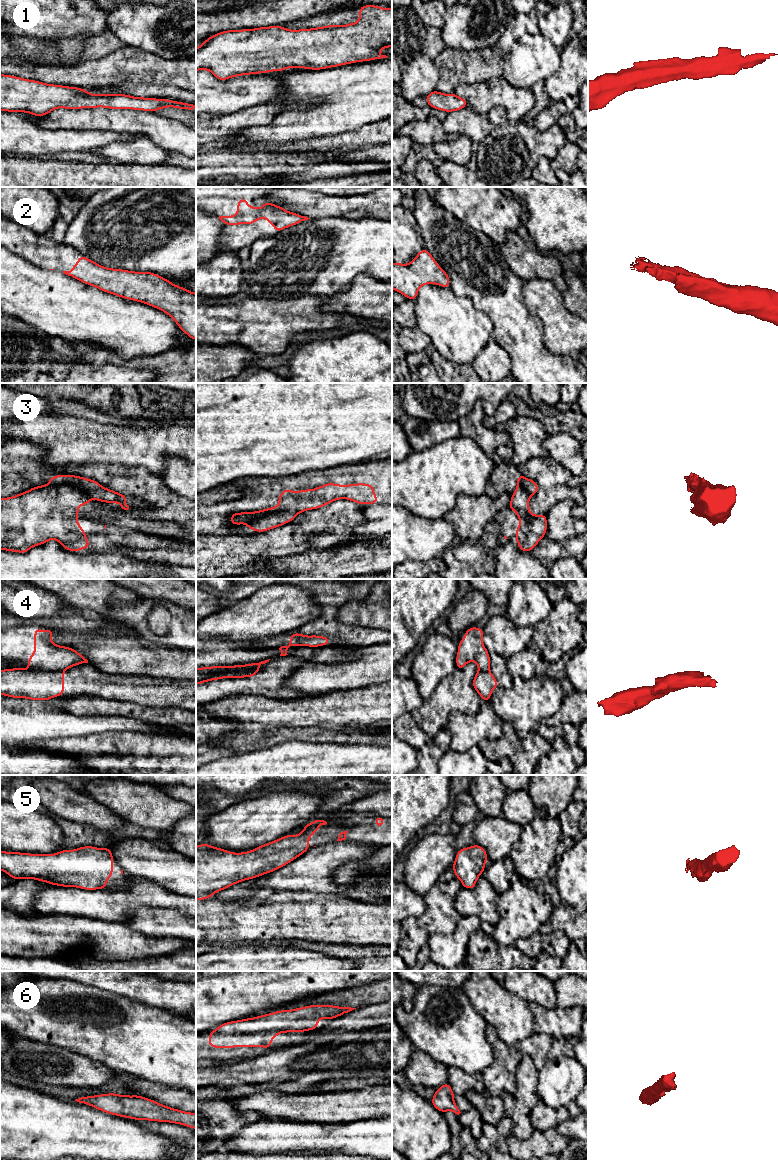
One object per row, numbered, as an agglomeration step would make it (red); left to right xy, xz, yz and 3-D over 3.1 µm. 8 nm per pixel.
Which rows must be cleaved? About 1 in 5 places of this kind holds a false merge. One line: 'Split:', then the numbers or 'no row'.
Split: 3, 4

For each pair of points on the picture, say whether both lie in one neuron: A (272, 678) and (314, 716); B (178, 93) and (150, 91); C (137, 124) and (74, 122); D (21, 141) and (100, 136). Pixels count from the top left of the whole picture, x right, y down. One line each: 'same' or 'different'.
A: different
B: same
C: same
D: same

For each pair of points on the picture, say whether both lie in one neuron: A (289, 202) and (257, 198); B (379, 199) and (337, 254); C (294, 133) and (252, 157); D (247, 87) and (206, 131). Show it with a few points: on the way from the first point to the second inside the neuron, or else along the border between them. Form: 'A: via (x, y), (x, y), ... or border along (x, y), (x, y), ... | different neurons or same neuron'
A: border along (266, 198), (270, 202), (280, 205), (286, 211) | different neurons
B: border along (341, 218), (379, 218), (381, 220) | different neurons
C: border along (245, 147), (262, 146), (270, 148) | different neurons
D: border along (245, 108), (225, 115), (206, 113) | different neurons

